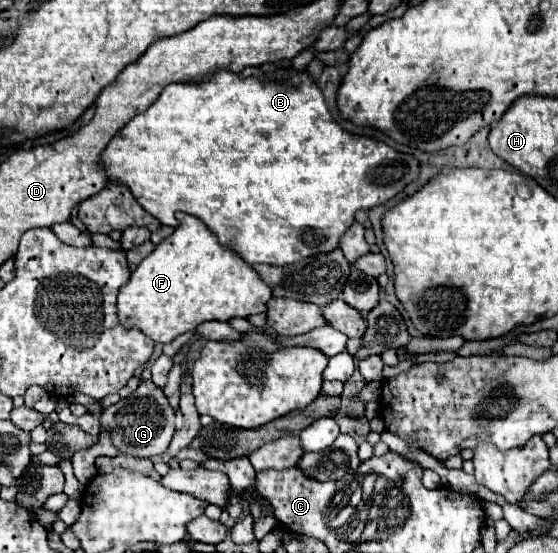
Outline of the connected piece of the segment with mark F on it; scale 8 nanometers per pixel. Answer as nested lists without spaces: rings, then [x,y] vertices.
[[[184,215],[174,233],[156,245],[120,289],[118,317],[124,327],[138,327],[154,341],[170,343],[204,321],[266,313],[270,299],[272,289],[234,249],[224,247],[202,219]]]

